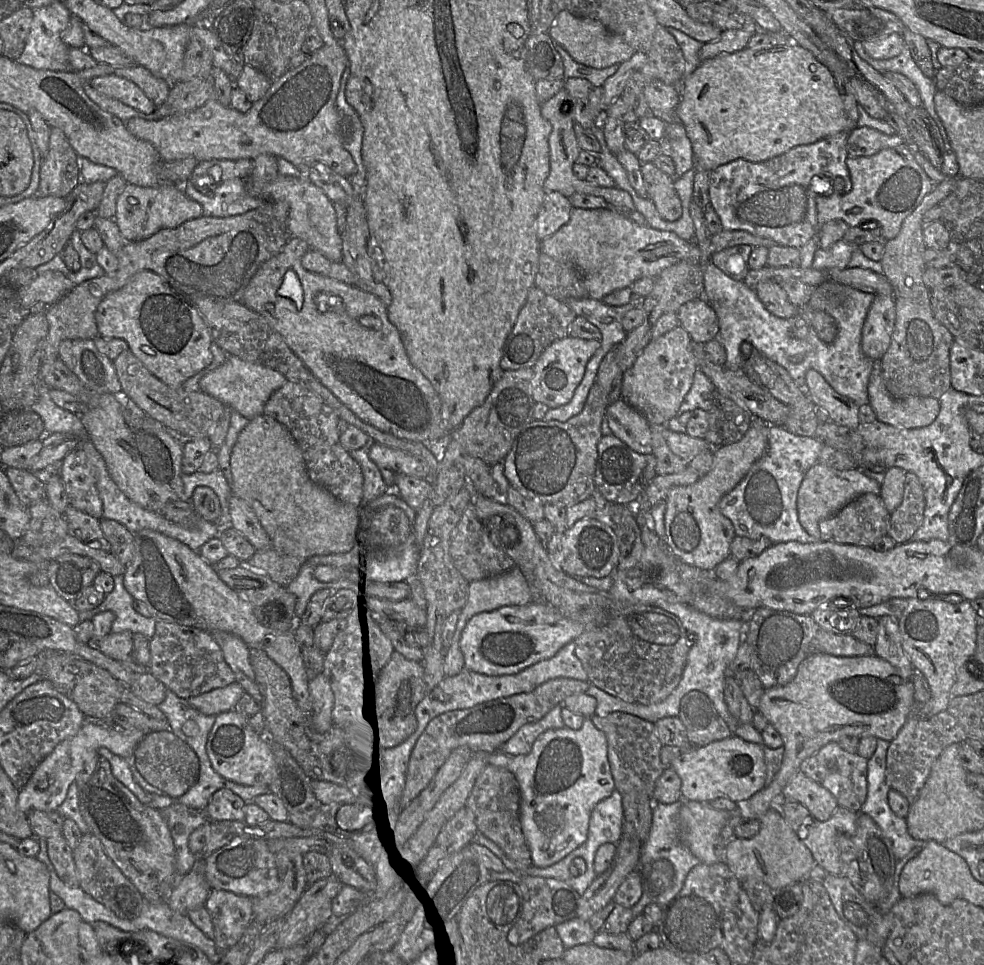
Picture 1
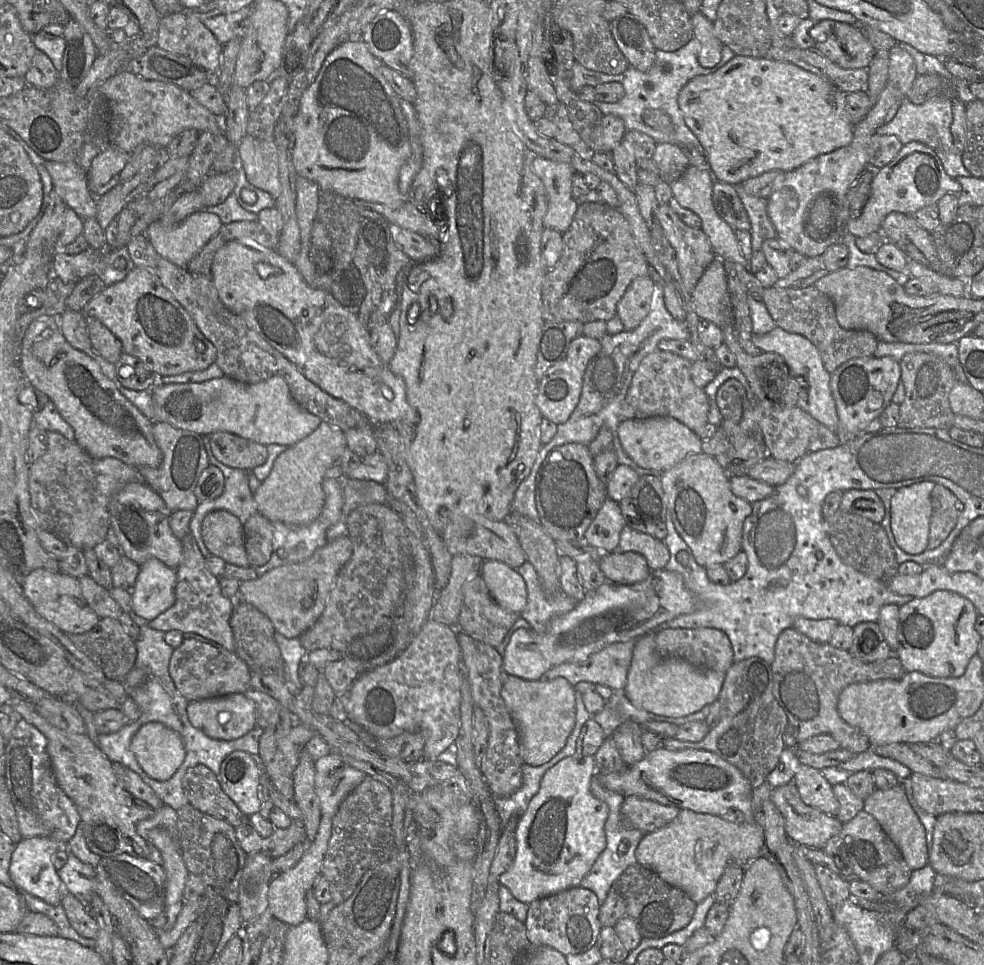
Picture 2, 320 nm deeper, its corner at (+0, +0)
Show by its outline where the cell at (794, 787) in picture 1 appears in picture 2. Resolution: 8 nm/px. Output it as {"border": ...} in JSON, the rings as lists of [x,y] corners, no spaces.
{"border":[[[801,764],[793,783],[805,804],[826,814],[837,816],[839,802],[833,793],[833,785],[823,776],[820,770]]]}

